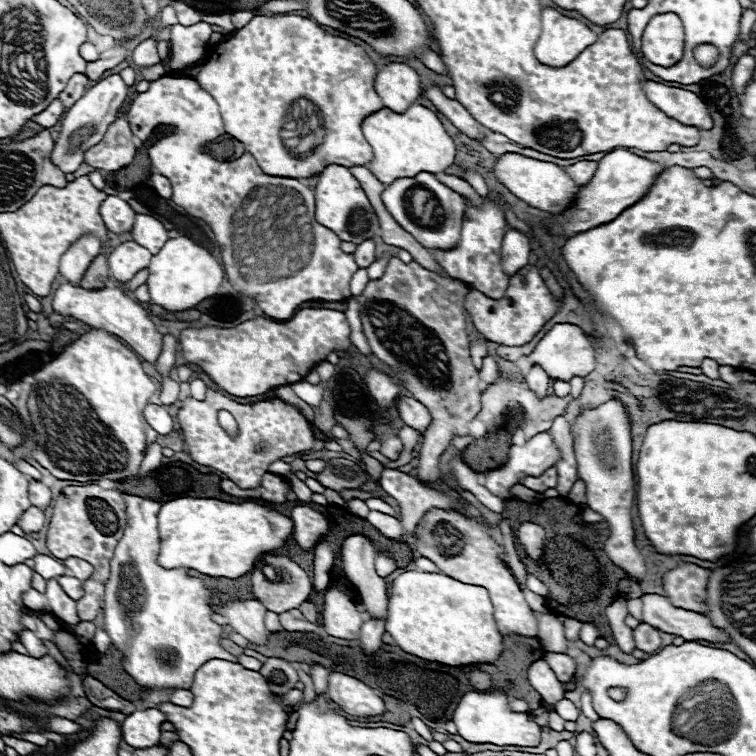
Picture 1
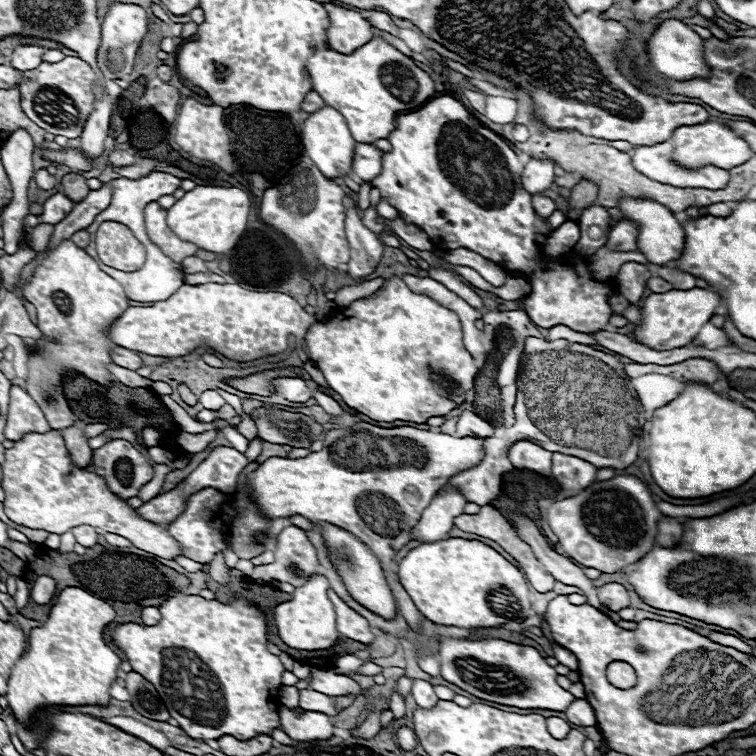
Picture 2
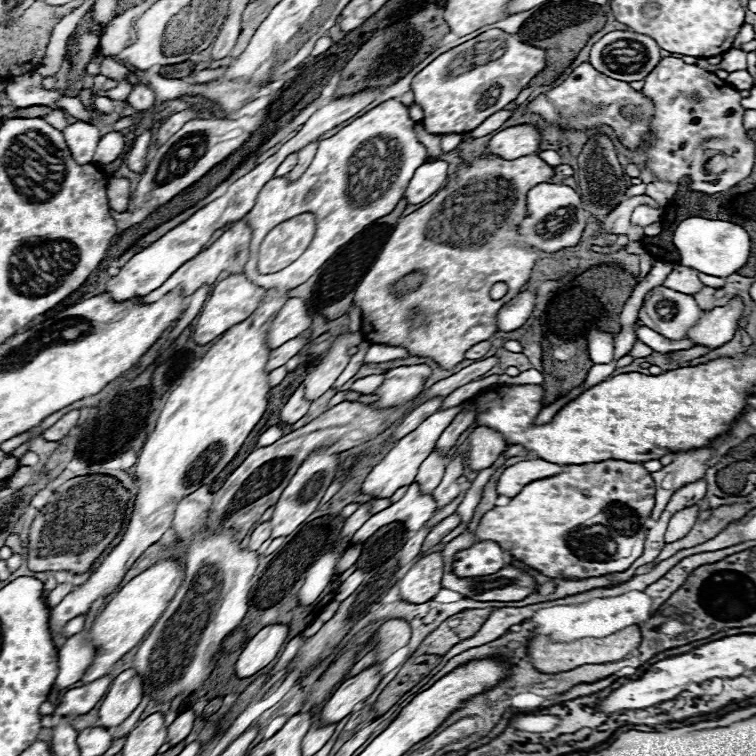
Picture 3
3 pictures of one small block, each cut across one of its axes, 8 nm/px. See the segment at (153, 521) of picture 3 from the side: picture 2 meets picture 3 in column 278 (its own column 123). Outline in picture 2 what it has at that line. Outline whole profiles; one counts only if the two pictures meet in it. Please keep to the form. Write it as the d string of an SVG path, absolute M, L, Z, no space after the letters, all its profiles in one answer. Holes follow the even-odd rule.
M70 238L62 240L54 250L46 248L44 254L46 258L24 286L24 298L36 306L38 328L46 336L54 336L56 342L38 340L38 352L30 354L28 360L24 390L38 402L50 428L64 430L74 422L74 412L62 394L60 374L66 370L76 370L100 384L108 384L114 378L106 368L106 364L112 362L112 342L106 336L106 330L126 310L128 298L124 288L112 276L102 272L98 262Z

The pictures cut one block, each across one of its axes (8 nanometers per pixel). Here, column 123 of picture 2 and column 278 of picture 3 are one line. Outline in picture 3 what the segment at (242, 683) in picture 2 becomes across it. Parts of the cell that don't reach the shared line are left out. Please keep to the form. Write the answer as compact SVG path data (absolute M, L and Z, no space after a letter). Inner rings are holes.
M282 624L264 626L242 650L236 662L236 674L240 678L248 678L264 670L268 664L272 664L278 656L282 642L286 640L286 634L288 634L288 628Z

